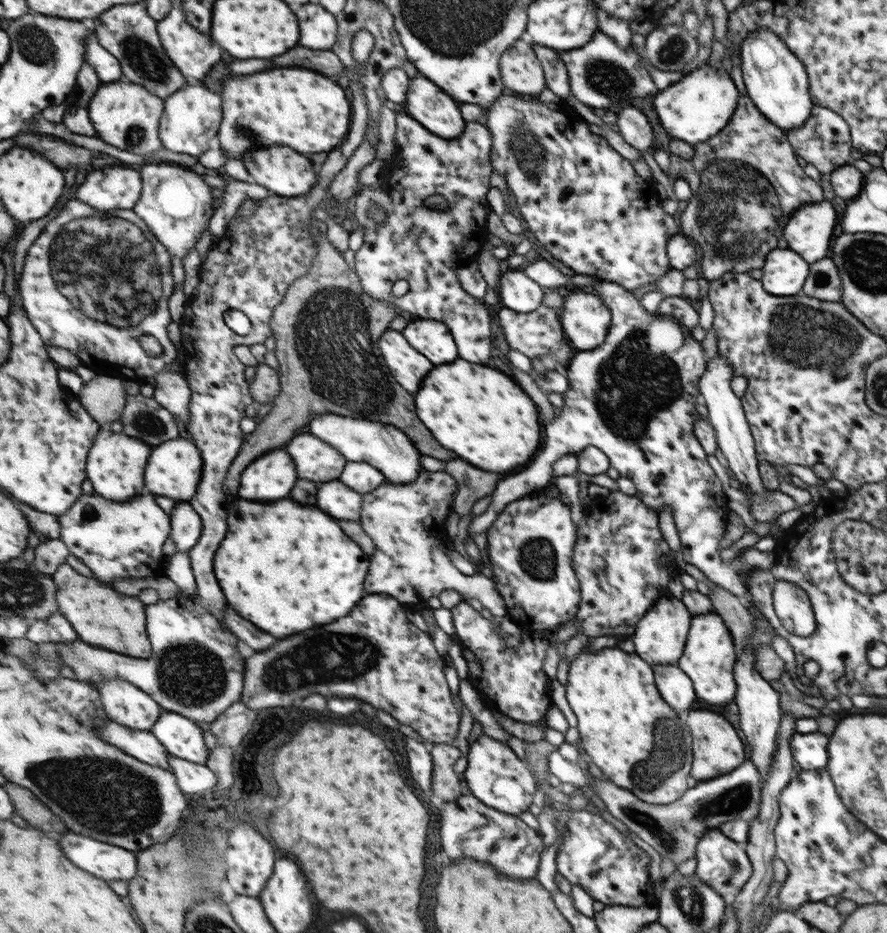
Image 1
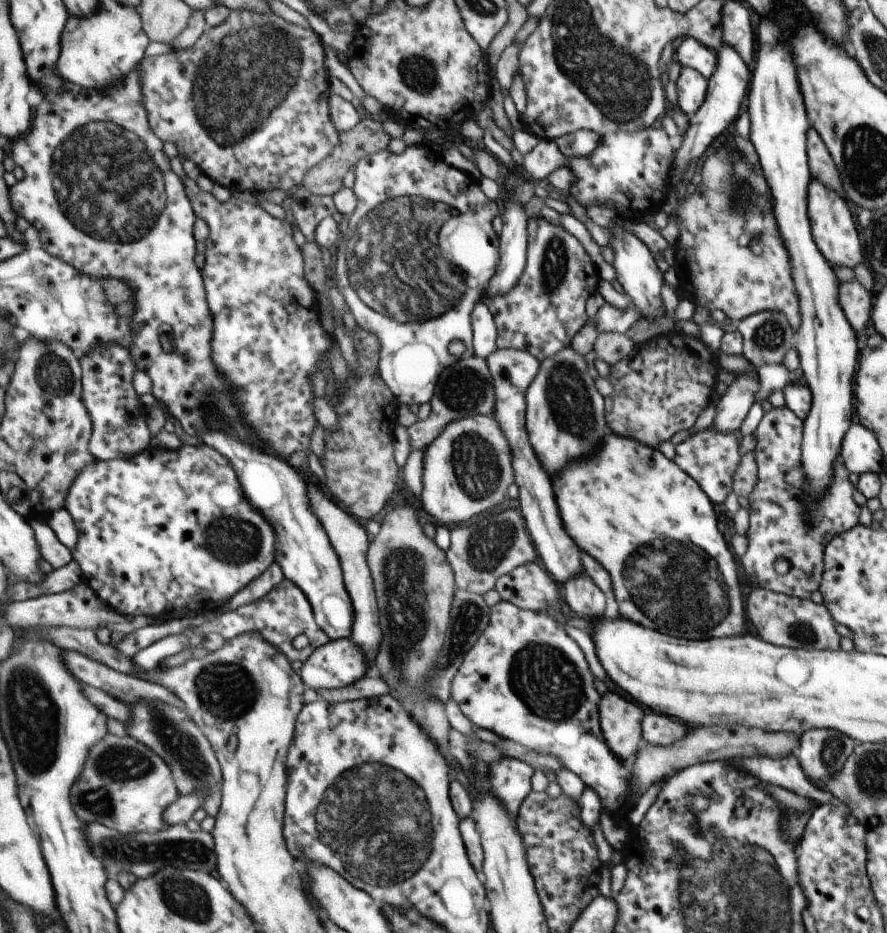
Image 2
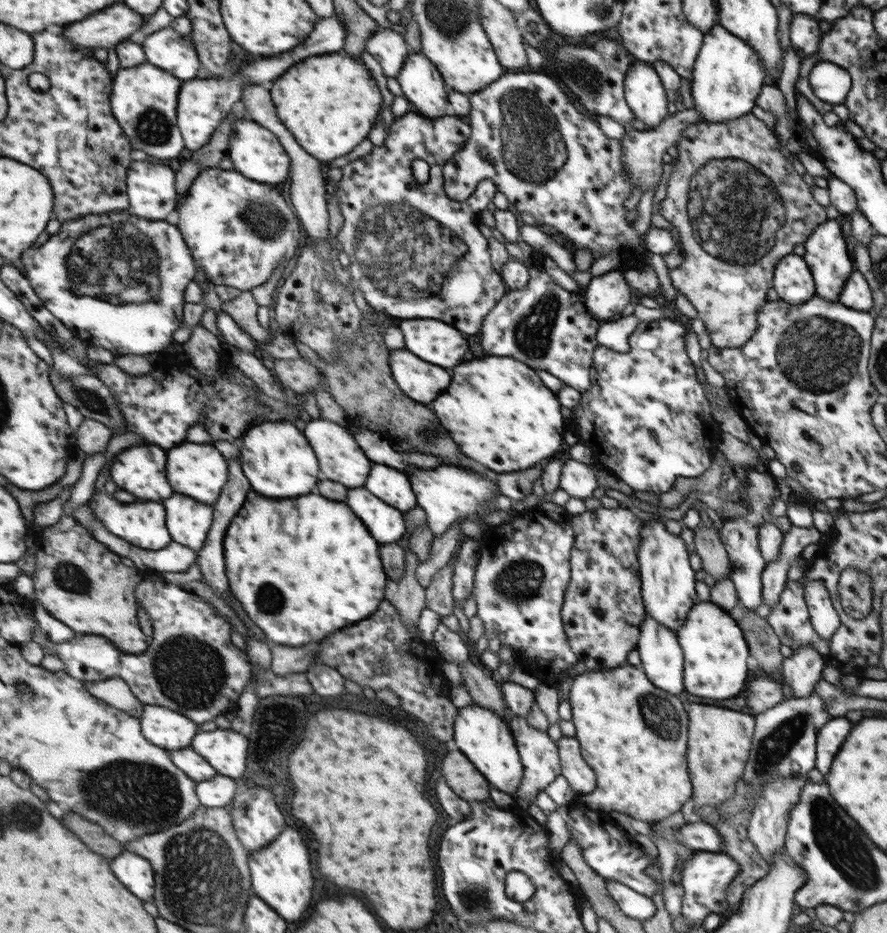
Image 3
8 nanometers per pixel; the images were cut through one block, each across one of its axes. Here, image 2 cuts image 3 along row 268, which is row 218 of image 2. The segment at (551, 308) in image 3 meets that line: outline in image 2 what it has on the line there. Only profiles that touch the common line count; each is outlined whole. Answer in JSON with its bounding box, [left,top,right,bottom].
[487,218,597,360]

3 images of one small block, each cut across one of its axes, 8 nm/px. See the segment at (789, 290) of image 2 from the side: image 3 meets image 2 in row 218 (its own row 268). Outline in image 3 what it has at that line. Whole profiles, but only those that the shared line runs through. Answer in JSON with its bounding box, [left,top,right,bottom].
[659,114,827,348]

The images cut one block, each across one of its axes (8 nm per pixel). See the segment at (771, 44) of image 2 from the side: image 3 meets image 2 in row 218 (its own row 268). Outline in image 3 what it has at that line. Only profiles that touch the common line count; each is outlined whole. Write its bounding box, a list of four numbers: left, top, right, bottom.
[773,254,817,306]

